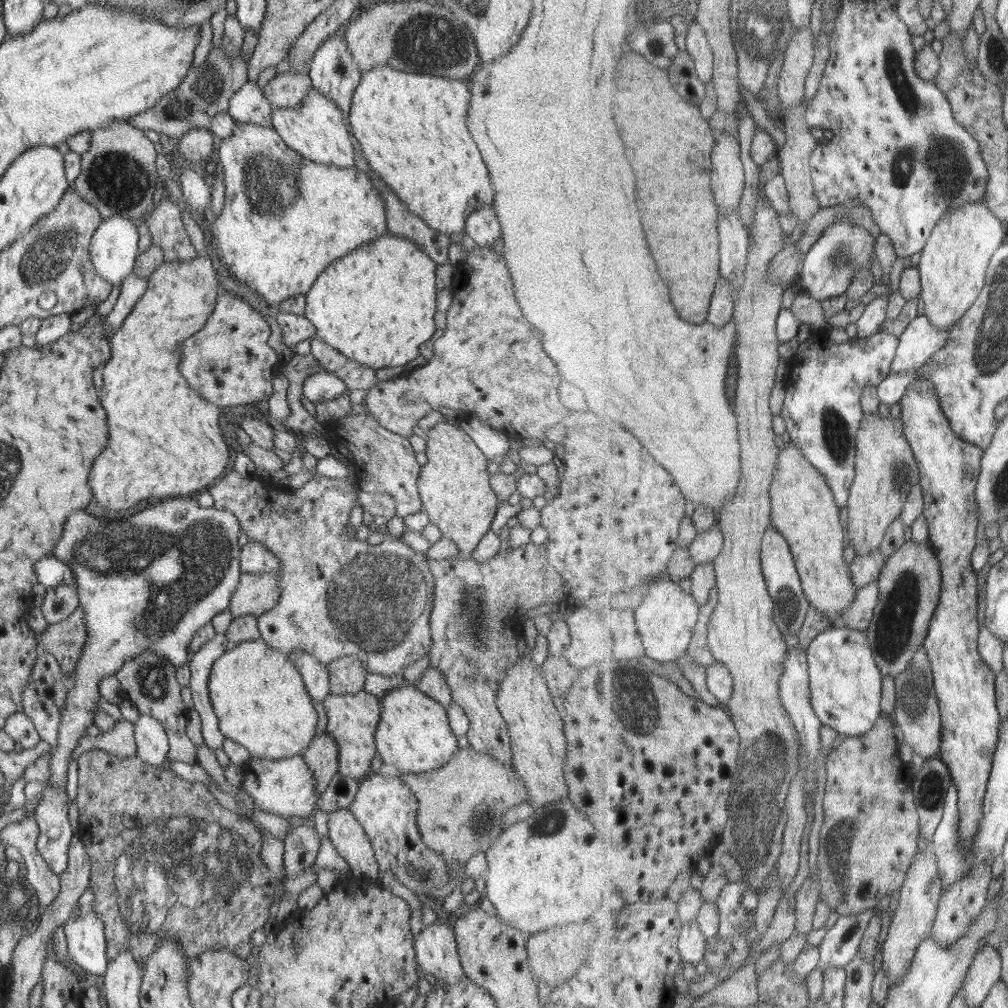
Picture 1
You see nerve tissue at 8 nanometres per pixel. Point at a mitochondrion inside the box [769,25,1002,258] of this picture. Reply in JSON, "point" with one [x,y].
{"point":[952,169]}

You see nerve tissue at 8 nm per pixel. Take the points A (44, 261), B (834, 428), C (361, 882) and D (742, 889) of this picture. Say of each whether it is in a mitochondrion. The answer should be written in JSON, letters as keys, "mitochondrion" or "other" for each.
{"A":"mitochondrion","B":"mitochondrion","C":"other","D":"mitochondrion"}

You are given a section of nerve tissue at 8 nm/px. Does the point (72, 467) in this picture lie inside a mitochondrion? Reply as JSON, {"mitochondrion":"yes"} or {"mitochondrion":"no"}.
{"mitochondrion":"no"}

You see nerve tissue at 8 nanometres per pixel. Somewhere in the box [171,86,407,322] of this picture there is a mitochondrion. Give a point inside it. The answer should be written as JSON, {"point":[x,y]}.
{"point":[272,186]}

